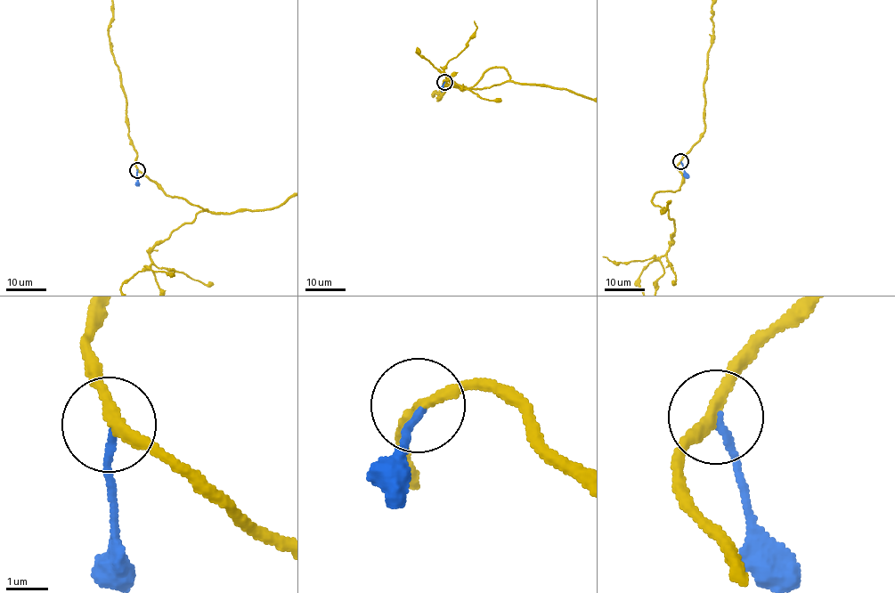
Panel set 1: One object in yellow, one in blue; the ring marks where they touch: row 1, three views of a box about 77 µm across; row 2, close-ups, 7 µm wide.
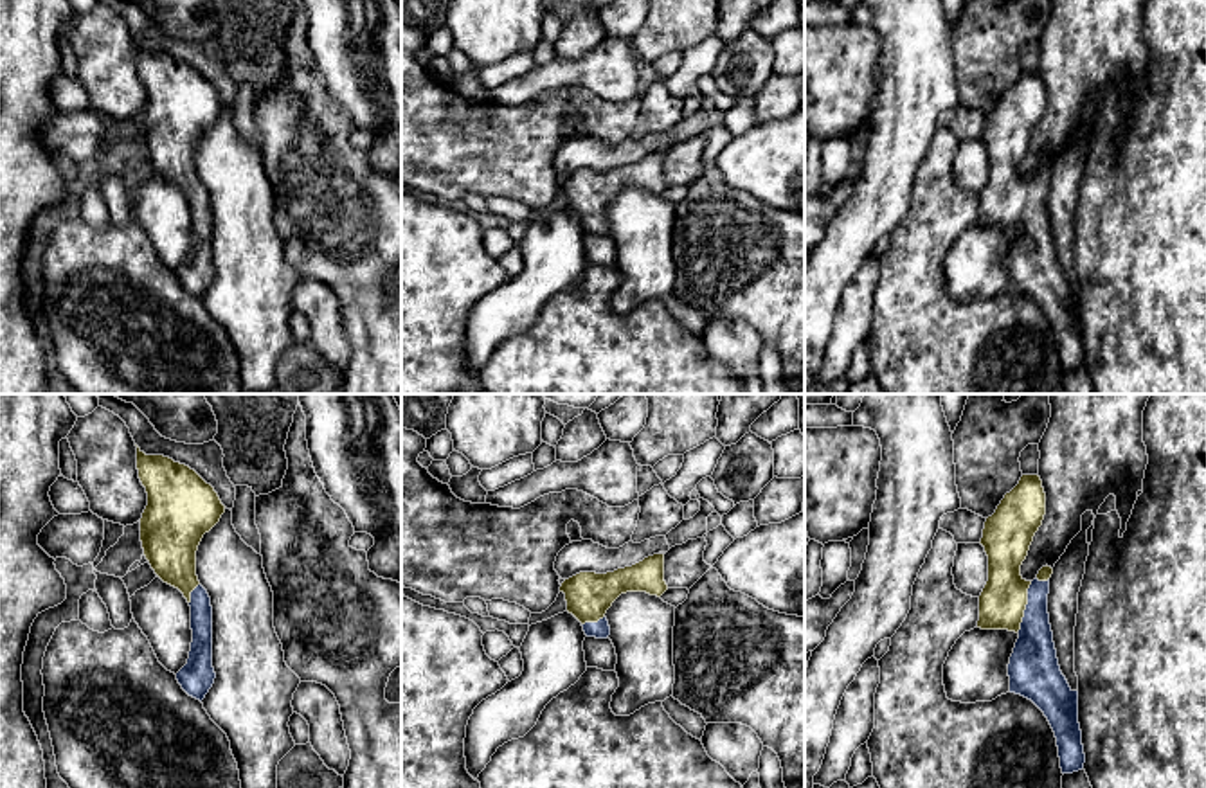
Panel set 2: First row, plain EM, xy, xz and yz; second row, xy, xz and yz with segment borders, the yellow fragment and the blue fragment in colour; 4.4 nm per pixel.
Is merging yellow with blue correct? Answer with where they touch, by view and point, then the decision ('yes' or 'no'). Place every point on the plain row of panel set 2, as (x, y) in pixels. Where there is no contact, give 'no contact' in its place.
yz (1025, 204) | yes

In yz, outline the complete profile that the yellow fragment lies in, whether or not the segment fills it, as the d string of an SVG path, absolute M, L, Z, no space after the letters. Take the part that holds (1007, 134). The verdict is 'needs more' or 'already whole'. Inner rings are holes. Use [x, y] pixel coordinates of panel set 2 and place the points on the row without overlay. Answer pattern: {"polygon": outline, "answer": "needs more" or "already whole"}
{"polygon": "M1022 72L1004 92L995 110L986 115L981 142L988 153L988 178L979 193L981 227L1008 227L1019 232L1008 261L1010 290L1031 297L1048 315L1058 344L1062 371L1084 365L1085 351L1078 320L1078 288L1073 288L1060 268L1048 210L1051 164L1042 164L1033 178L1021 173L1035 130L1046 112L1046 90L1039 72Z", "answer": "needs more"}

